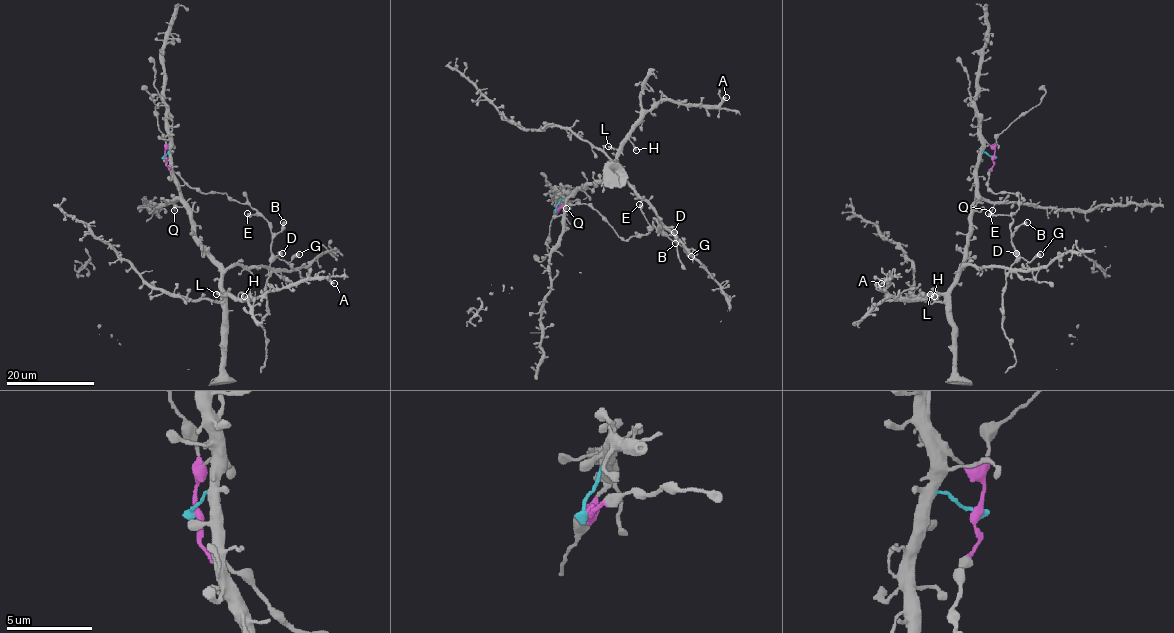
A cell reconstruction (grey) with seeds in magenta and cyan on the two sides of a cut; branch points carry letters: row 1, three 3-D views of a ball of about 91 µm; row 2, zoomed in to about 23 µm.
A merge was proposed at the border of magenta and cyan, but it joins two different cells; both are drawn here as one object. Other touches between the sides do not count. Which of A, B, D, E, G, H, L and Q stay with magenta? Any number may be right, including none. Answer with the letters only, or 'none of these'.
B, D, E, G

